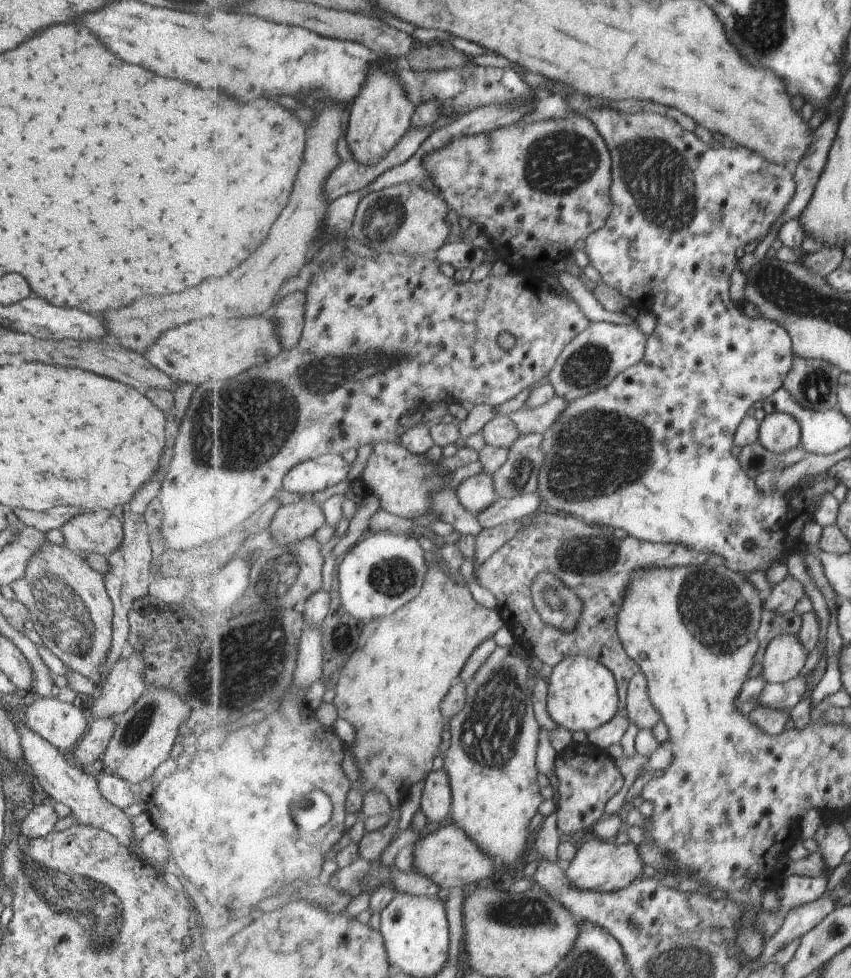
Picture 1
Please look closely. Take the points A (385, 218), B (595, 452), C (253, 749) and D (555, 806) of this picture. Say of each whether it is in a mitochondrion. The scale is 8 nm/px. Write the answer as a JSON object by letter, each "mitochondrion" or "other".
{"A":"mitochondrion","B":"mitochondrion","C":"other","D":"other"}

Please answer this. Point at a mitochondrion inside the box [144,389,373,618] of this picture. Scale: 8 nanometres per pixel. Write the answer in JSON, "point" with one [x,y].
{"point":[282,570]}

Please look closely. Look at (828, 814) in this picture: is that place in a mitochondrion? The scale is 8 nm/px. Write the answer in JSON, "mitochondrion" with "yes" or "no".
{"mitochondrion":"no"}

